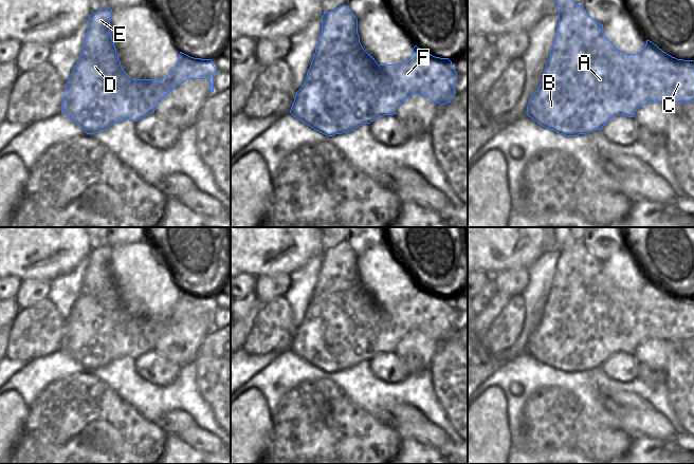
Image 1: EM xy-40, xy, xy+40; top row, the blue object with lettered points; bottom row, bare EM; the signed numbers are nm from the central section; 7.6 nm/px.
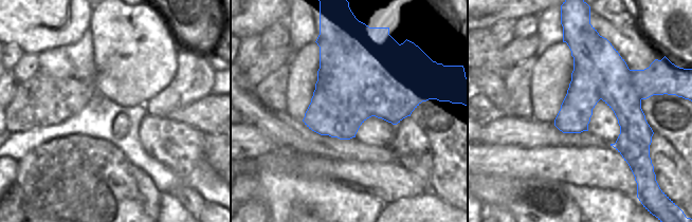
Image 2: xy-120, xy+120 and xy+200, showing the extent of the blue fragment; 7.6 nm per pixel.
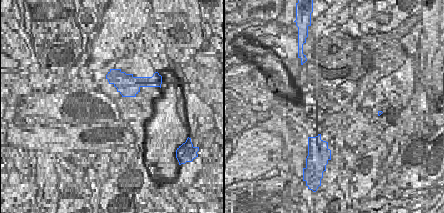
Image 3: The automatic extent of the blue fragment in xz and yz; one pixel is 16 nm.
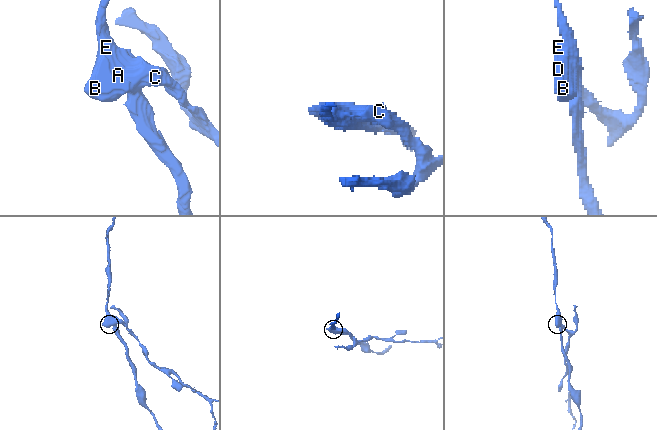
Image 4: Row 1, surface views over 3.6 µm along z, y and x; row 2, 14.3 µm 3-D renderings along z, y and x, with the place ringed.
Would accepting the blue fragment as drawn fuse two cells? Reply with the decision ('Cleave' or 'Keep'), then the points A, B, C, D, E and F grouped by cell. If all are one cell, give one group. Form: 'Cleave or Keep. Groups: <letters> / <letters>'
Cleave. Groups: A B C D F / E.

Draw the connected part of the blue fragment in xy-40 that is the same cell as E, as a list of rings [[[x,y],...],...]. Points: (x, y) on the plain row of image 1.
[[[107,242],[98,248],[94,248],[88,256],[89,264],[85,273],[85,278],[90,280],[92,274],[98,274],[101,278],[105,278],[116,291],[116,285],[110,271],[110,258],[112,256],[112,246]]]

